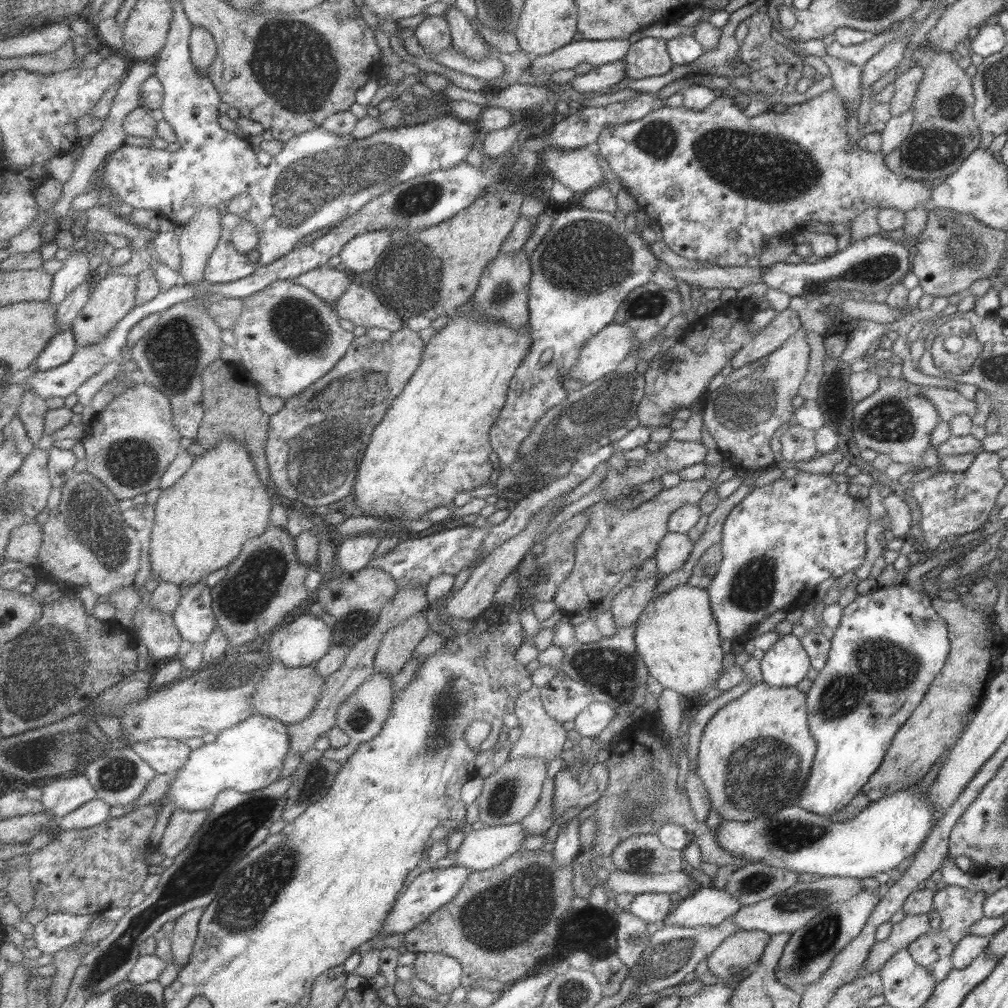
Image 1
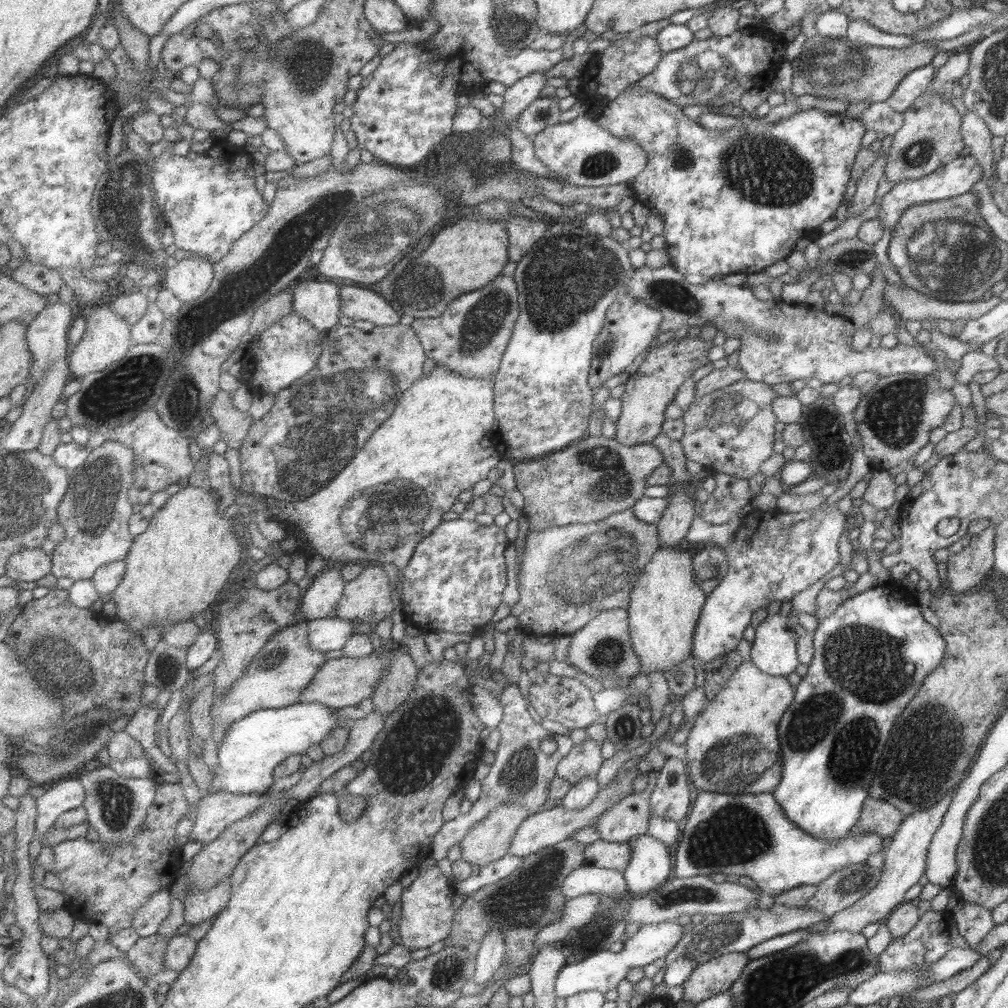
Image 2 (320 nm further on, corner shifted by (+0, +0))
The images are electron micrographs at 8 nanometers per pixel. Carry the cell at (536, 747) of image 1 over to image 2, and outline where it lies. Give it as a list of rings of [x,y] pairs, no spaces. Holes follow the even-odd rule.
[[[510,685],[503,690],[500,703],[504,708],[504,715],[497,726],[502,739],[495,752],[496,761],[492,764],[490,773],[482,781],[483,792],[481,798],[474,802],[473,808],[466,815],[459,814],[446,822],[435,836],[431,857],[436,861],[447,858],[450,849],[459,845],[470,833],[471,828],[481,824],[492,810],[499,808],[504,802],[518,802],[526,806],[532,814],[541,812],[543,806],[550,800],[550,786],[558,776],[559,764],[574,744],[568,736],[552,734],[545,726],[541,726],[534,711],[525,704],[519,686]],[[545,739],[555,740],[558,745],[553,755],[547,756],[541,752],[541,741]]]

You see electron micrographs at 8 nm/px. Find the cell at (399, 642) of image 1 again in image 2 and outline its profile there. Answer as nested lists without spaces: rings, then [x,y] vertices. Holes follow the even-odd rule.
[[[395,647],[396,655],[388,668],[388,674],[379,683],[378,690],[372,697],[375,711],[383,717],[389,717],[409,700],[421,671],[408,649]]]

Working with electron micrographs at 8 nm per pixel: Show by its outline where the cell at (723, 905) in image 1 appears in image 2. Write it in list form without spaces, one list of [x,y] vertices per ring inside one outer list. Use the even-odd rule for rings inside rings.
[[[658,922],[657,924],[643,924],[639,927],[633,937],[624,941],[623,948],[619,952],[607,952],[607,949],[583,958],[579,964],[569,964],[563,966],[563,970],[557,976],[556,991],[558,997],[565,998],[577,994],[578,992],[585,992],[587,990],[596,990],[605,994],[608,990],[613,990],[619,981],[626,978],[627,972],[634,967],[643,967],[645,964],[663,958],[682,937],[682,926],[677,922]]]

